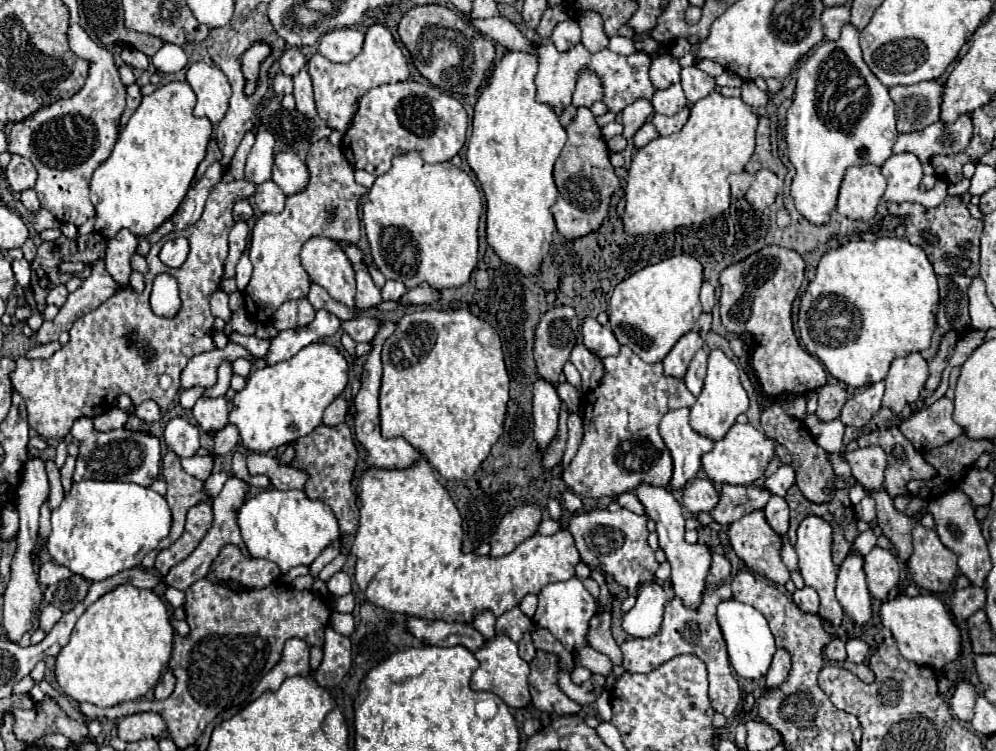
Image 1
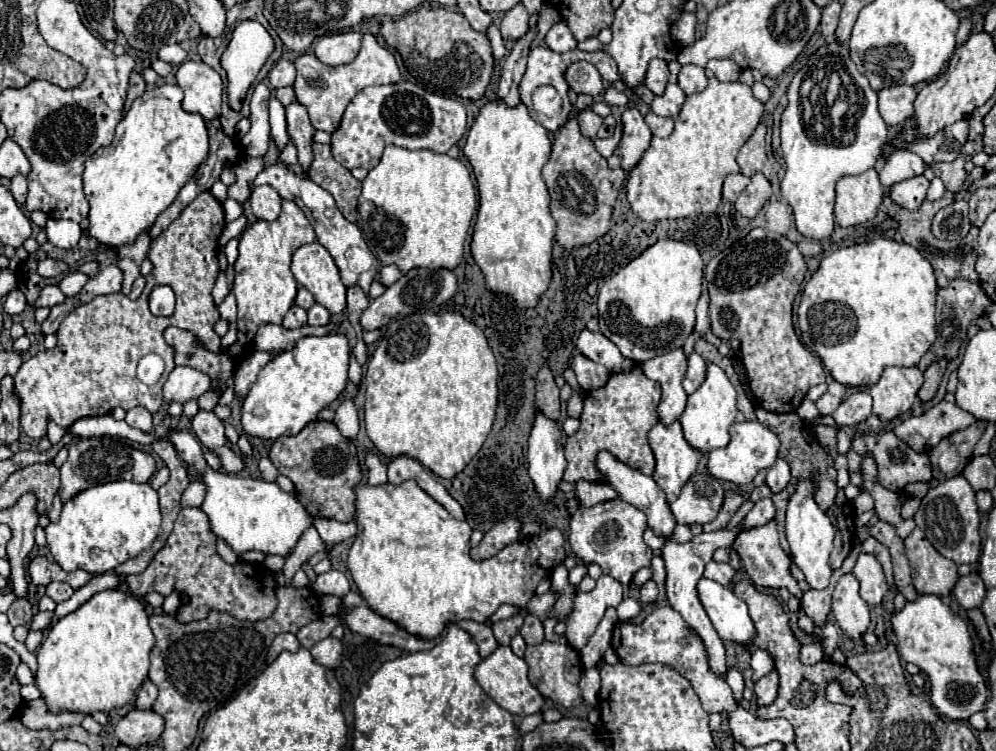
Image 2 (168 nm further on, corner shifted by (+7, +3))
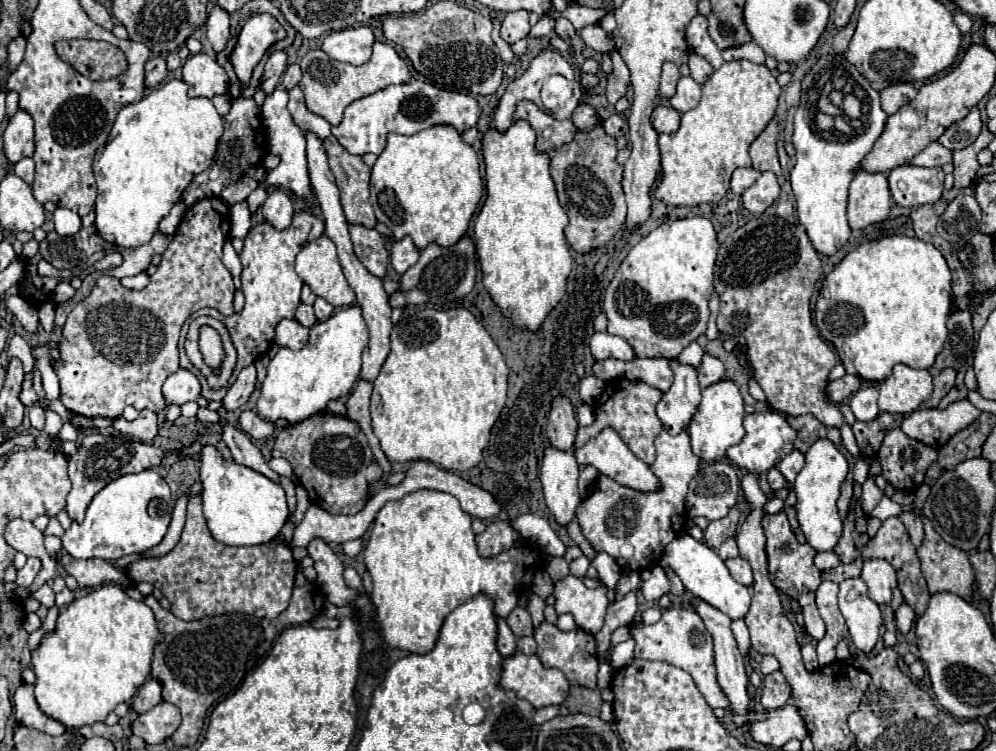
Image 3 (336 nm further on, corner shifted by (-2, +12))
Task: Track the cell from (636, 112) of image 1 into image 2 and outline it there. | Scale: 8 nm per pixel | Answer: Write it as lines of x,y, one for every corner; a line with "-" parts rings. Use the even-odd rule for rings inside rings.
619,124
615,126
615,131
612,137
607,137
607,139
595,139
593,143
595,143
595,149
605,157
605,159
609,159
611,155
613,155
613,151
615,151
615,147
618,146
619,141
622,137
622,126

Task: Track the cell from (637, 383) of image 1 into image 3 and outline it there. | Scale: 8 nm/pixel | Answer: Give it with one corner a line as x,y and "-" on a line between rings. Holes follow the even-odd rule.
616,378
606,384
604,394
600,396
600,406
596,406
596,422
592,426
580,428
576,436
576,448
584,446
592,436
596,436
602,428
612,426
624,440
624,444
634,452
636,458
640,458
646,464
652,464
656,460
654,452
654,440
662,432
662,422
656,416
656,404
660,402
662,392
642,384
642,382
630,382
626,378

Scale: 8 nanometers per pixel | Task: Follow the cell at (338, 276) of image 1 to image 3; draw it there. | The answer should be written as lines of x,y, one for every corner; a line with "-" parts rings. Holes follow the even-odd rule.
326,234
308,242
298,252
296,274
312,288
316,296
324,298
334,308
350,306
356,300
354,290
348,286
342,274
336,246
330,238
326,238

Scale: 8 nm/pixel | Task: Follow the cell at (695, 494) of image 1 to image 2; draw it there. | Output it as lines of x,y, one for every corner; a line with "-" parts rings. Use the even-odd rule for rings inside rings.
695,473
681,489
677,501
671,503
671,511
677,523
705,525
717,517
721,503
723,485
707,473

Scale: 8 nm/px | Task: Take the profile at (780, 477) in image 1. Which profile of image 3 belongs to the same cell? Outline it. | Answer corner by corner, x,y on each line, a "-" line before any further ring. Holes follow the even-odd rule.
792,450
780,464
778,470
784,474
784,478
792,484
796,480
796,474
802,470
804,466
804,454
800,450

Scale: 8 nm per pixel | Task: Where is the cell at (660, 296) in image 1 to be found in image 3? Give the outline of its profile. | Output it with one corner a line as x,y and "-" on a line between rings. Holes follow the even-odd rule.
704,216
670,220
654,228
634,244
606,288
602,308
608,318
608,332
626,338
638,358
678,356
706,332
716,254
716,230

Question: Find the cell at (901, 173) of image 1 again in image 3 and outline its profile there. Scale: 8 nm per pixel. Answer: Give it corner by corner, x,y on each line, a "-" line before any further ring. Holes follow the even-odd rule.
932,142
928,144
918,156
912,158
912,164
914,166
944,166
944,164
950,164
952,162
952,150
944,148
942,144
938,142

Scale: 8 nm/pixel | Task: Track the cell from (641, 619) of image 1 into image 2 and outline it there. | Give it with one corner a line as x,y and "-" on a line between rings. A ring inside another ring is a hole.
647,581
639,591
639,601
641,603
653,603
655,597
657,597
657,585
655,585
655,581

